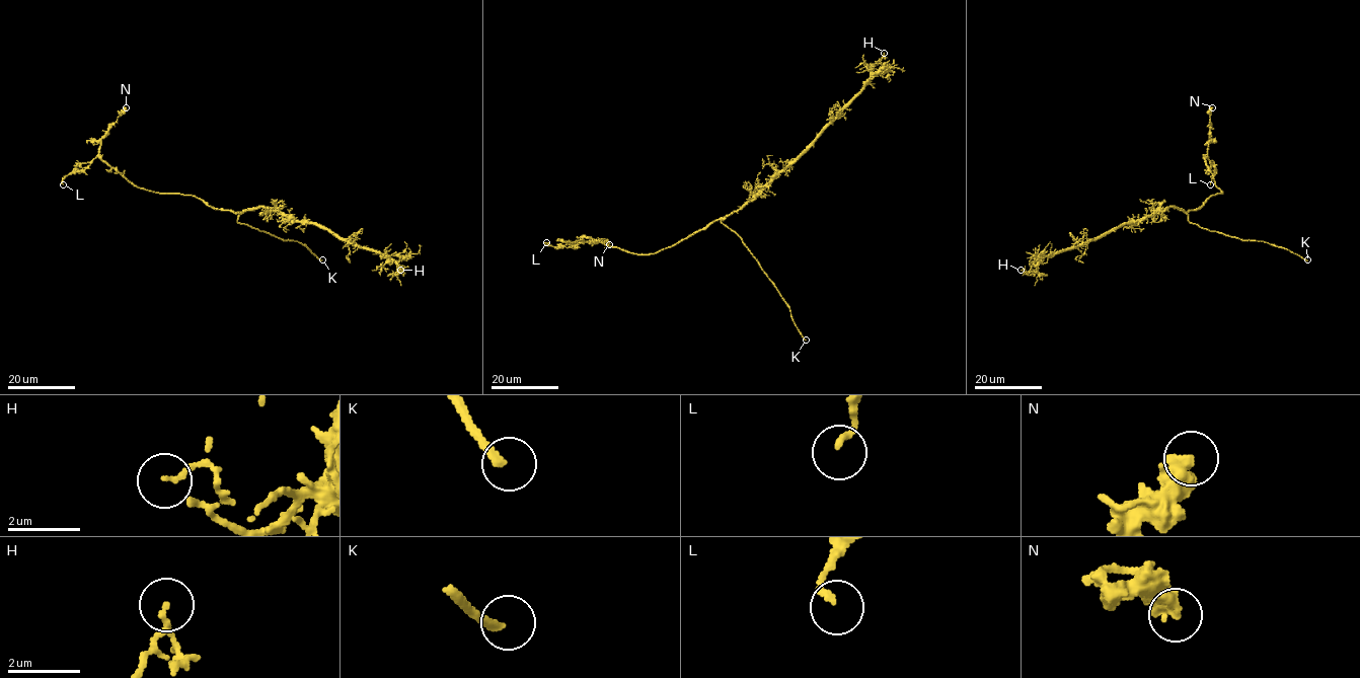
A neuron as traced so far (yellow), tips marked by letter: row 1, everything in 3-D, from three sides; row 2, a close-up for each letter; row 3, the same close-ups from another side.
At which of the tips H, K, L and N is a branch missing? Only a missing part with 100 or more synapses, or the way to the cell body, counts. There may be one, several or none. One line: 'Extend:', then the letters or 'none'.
Extend: K

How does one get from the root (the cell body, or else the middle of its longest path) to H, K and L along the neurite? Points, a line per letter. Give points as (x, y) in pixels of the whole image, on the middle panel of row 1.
H: (735, 212), (781, 172), (860, 90), (882, 66), (881, 59), (886, 58), (884, 53)
K: (735, 212), (721, 221), (741, 239), (756, 259), (788, 306), (799, 331), (806, 340)
L: (735, 212), (654, 253), (631, 253), (585, 237), (557, 247), (546, 242)

